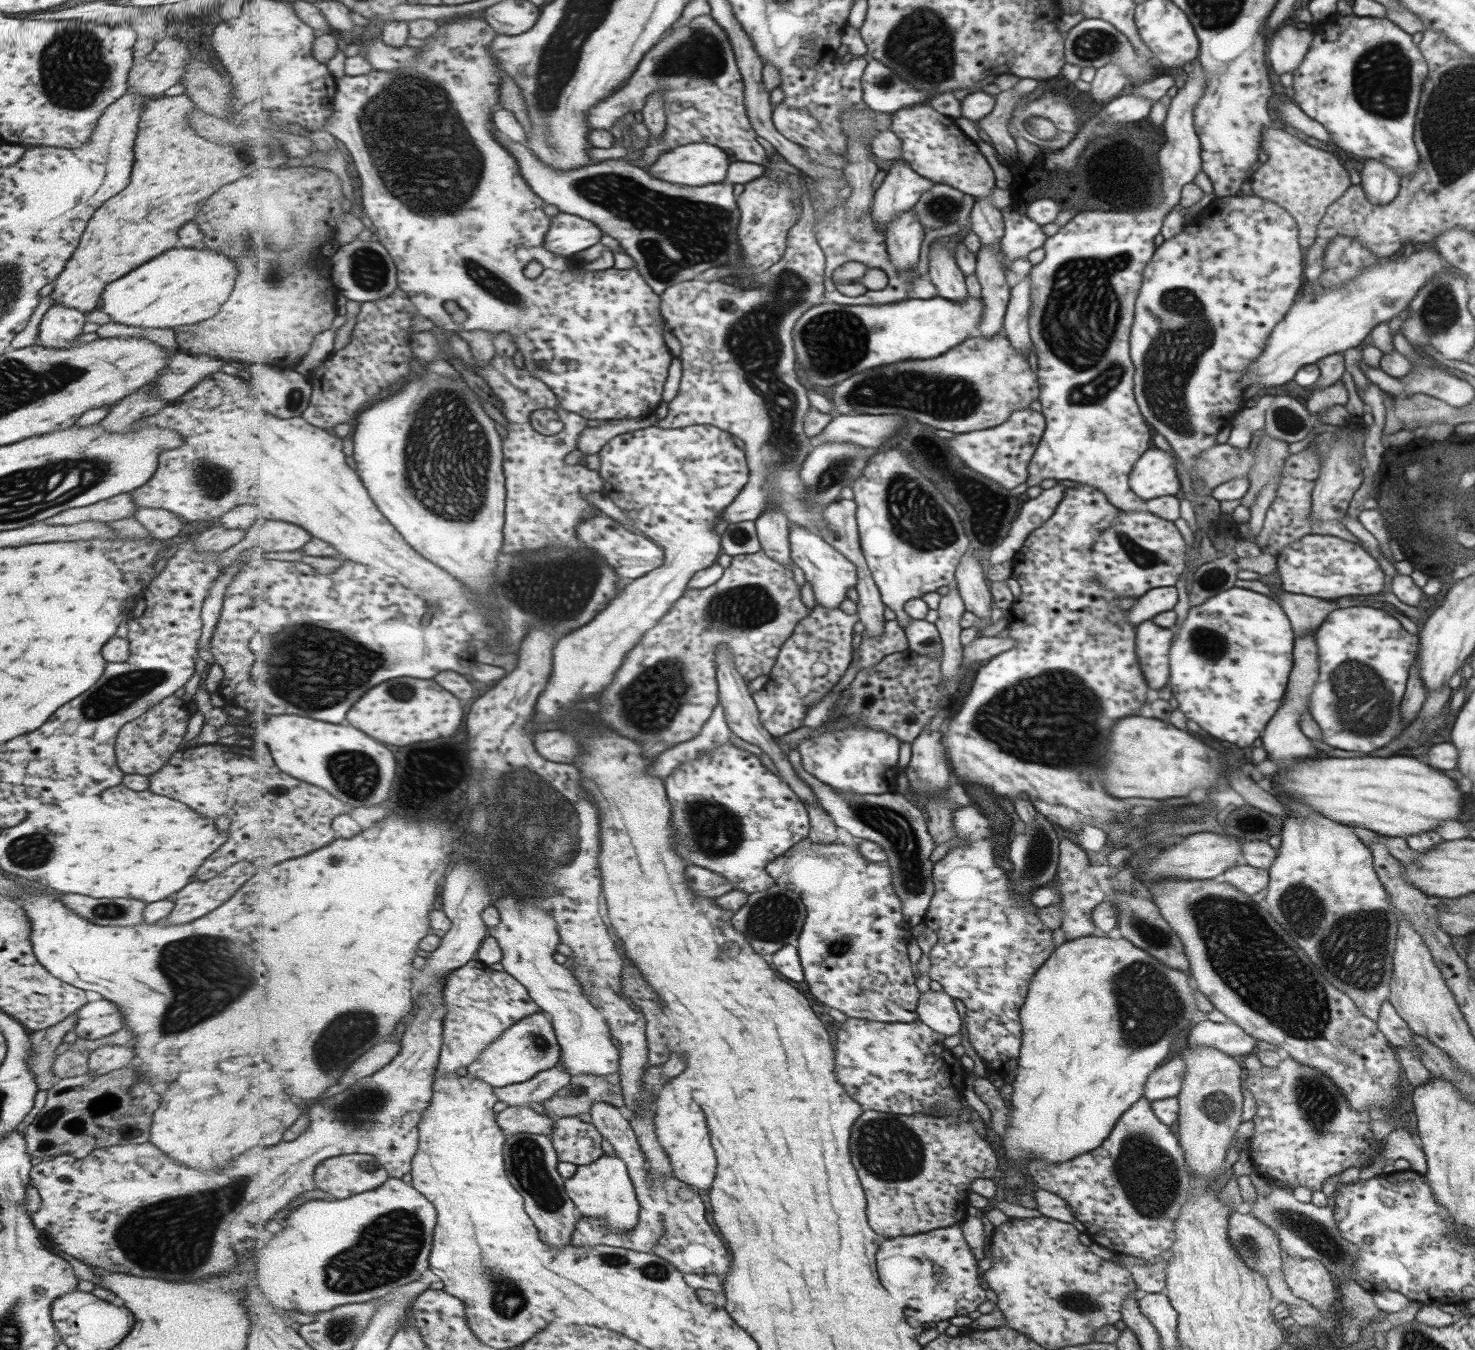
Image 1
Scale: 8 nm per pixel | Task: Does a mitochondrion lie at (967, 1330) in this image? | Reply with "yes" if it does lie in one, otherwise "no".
no

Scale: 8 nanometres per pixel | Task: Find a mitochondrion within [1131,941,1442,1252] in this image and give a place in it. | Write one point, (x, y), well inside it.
(1318, 1102)

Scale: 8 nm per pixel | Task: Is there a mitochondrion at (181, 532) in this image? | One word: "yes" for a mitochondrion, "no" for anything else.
no

